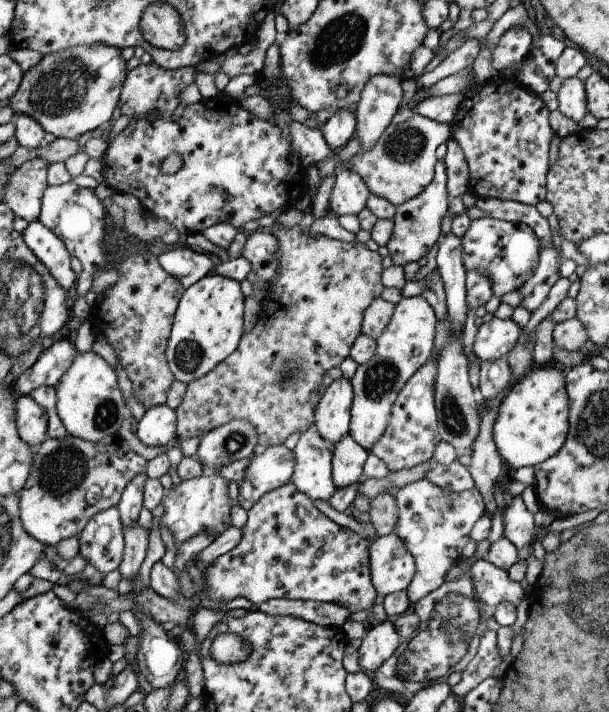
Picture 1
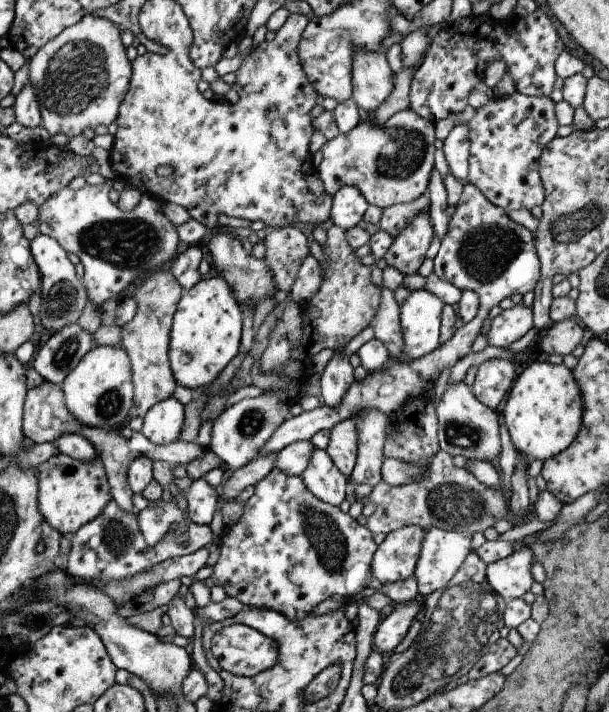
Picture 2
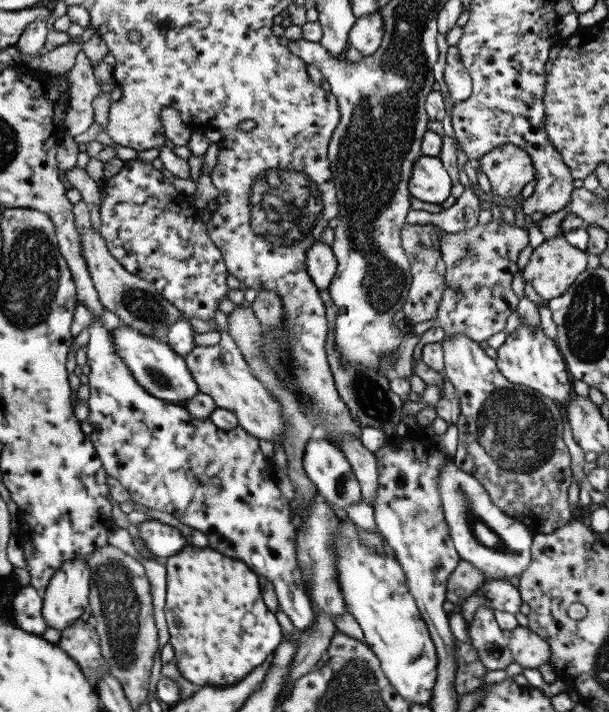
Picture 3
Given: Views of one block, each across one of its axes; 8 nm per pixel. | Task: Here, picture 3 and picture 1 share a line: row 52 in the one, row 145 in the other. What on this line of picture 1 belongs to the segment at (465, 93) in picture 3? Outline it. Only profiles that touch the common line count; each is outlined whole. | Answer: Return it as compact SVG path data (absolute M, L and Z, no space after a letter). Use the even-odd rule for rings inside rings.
M453 138L445 141L446 153L442 158L445 165L446 193L451 197L462 195L468 188L468 166L465 157Z

